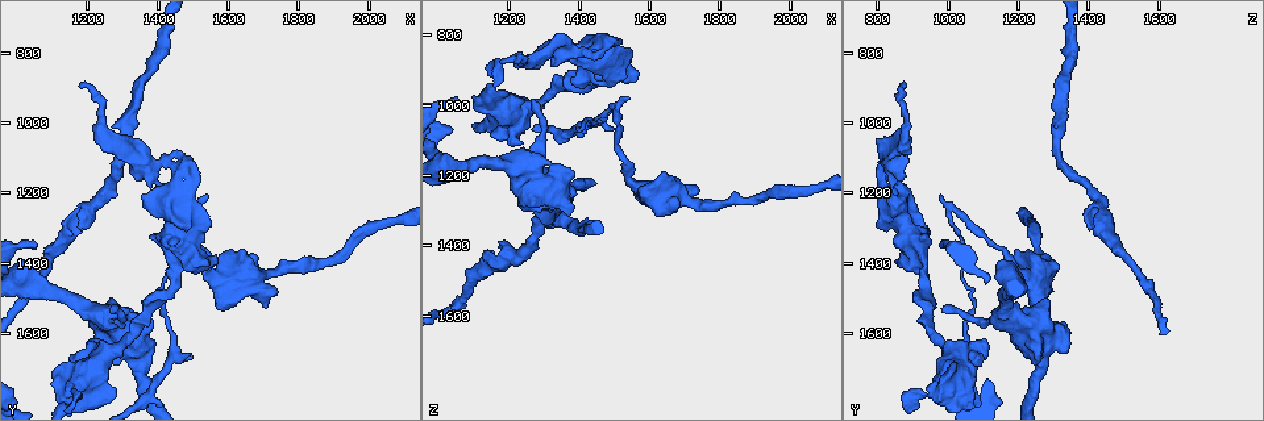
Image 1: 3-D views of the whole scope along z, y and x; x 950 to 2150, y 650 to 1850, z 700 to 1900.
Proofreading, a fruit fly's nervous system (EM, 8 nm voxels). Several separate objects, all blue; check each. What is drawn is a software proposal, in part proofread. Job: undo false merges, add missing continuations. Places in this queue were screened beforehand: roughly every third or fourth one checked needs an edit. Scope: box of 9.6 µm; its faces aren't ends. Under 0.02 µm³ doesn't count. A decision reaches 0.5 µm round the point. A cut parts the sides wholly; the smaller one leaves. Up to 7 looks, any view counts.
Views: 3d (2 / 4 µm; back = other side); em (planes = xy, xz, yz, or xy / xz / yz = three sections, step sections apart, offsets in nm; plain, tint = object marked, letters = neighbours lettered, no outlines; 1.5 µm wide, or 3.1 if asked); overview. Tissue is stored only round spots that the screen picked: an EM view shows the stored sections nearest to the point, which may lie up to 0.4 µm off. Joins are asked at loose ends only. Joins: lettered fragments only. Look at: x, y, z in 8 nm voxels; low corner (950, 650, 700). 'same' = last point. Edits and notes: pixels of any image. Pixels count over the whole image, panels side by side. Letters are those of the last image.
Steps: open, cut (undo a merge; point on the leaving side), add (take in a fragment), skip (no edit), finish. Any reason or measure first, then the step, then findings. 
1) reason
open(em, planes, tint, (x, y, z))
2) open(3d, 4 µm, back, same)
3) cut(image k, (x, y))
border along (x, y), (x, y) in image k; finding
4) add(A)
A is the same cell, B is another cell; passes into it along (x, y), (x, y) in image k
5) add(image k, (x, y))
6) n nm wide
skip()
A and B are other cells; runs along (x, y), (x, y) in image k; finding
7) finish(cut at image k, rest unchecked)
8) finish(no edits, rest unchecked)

open(3d, 2 µm, (1020, 1450, 1190))

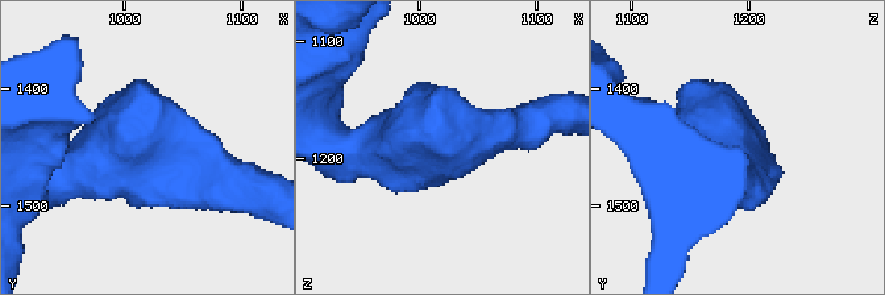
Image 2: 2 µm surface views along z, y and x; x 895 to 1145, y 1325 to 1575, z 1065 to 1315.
need the tissue
open(em, planes, tint, (1030, 1456, 1192))

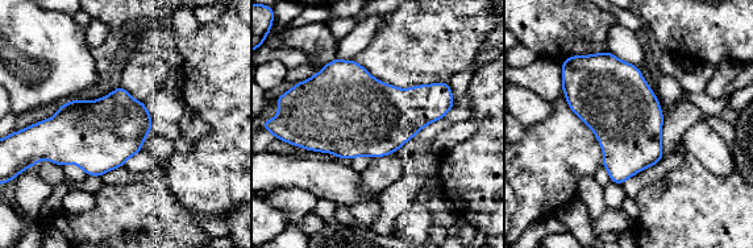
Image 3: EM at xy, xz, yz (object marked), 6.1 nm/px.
what lies round it
open(em, planes, letters, same)

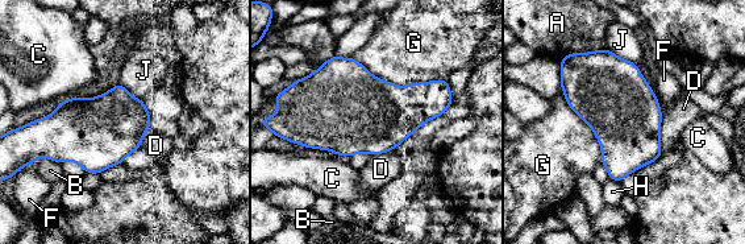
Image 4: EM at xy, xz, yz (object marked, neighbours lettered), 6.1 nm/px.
skip()
A, B, C, D, F, G, H and J are other cells; one neuron here

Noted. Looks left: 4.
branch stops here
open(3d, 4 µm, (1180, 1290, 1400))

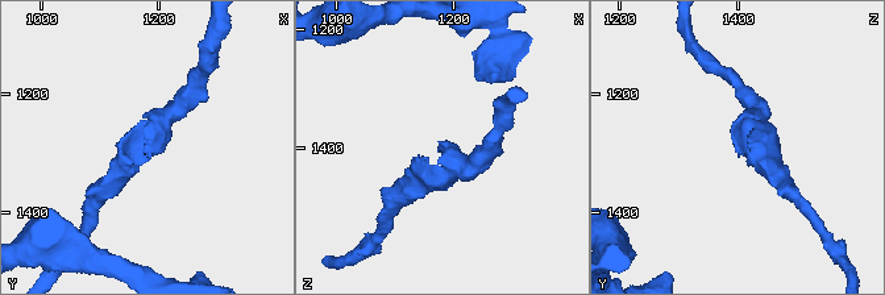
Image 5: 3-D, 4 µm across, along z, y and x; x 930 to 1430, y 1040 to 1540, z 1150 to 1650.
open(em, xz, step 8, letters, (1185, 1290, 1400))

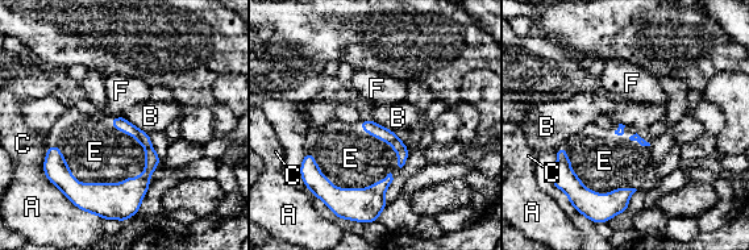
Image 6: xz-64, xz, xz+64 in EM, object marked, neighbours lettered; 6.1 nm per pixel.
add(E)
E is the same cell, A, B, C and F are other cells; it goes on there

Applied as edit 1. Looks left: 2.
sharp bend
open(3d, 4 µm, (1470, 1130, 810))

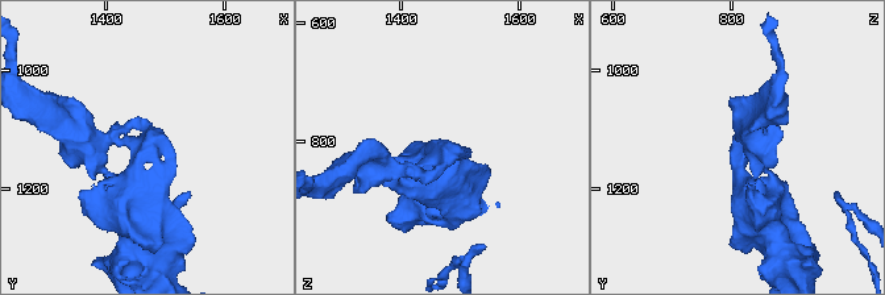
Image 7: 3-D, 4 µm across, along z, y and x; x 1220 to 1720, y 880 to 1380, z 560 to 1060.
need the tissue
open(em, planes, letters, (1475, 1130, 810))

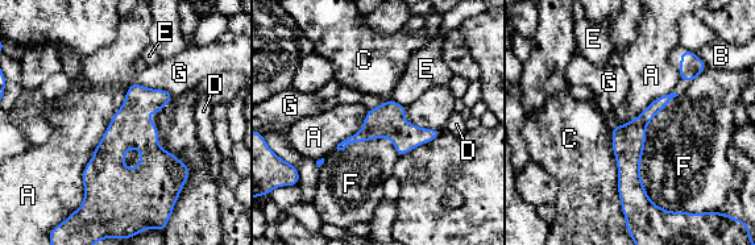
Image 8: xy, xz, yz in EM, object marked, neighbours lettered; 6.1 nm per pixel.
skip()
A, B, C, D, E, F and G are other cells; border along (679, 95), (646, 128), (654, 204) in image 8; continuous, no second neuron

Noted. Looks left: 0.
finish(add at image 6, rest unchecked)

